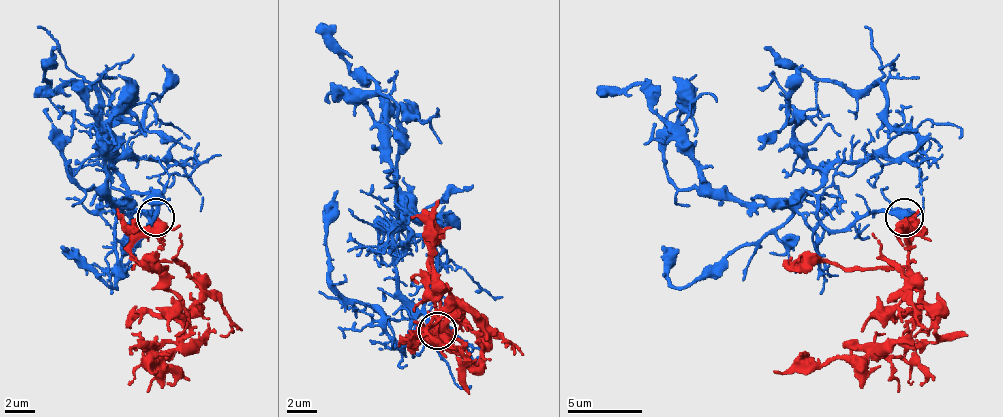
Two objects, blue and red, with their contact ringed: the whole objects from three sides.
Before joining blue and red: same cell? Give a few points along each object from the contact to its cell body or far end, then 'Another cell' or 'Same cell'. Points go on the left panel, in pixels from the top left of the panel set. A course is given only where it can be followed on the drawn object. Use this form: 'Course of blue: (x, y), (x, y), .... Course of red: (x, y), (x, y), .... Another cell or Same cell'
Course of blue: (154, 218), (113, 165), (128, 158), (98, 94), (49, 90), (57, 45). Course of red: (158, 218), (132, 252), (158, 267), (181, 301), (188, 331), (154, 342), (151, 361), (158, 372). Another cell

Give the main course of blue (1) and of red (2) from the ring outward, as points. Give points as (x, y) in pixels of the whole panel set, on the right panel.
1: (903, 218), (821, 222), (809, 195), (836, 165), (918, 139), (877, 83), (764, 45)
2: (903, 218), (907, 282), (922, 301), (937, 338), (877, 342), (862, 357), (798, 361), (787, 372), (772, 372)

